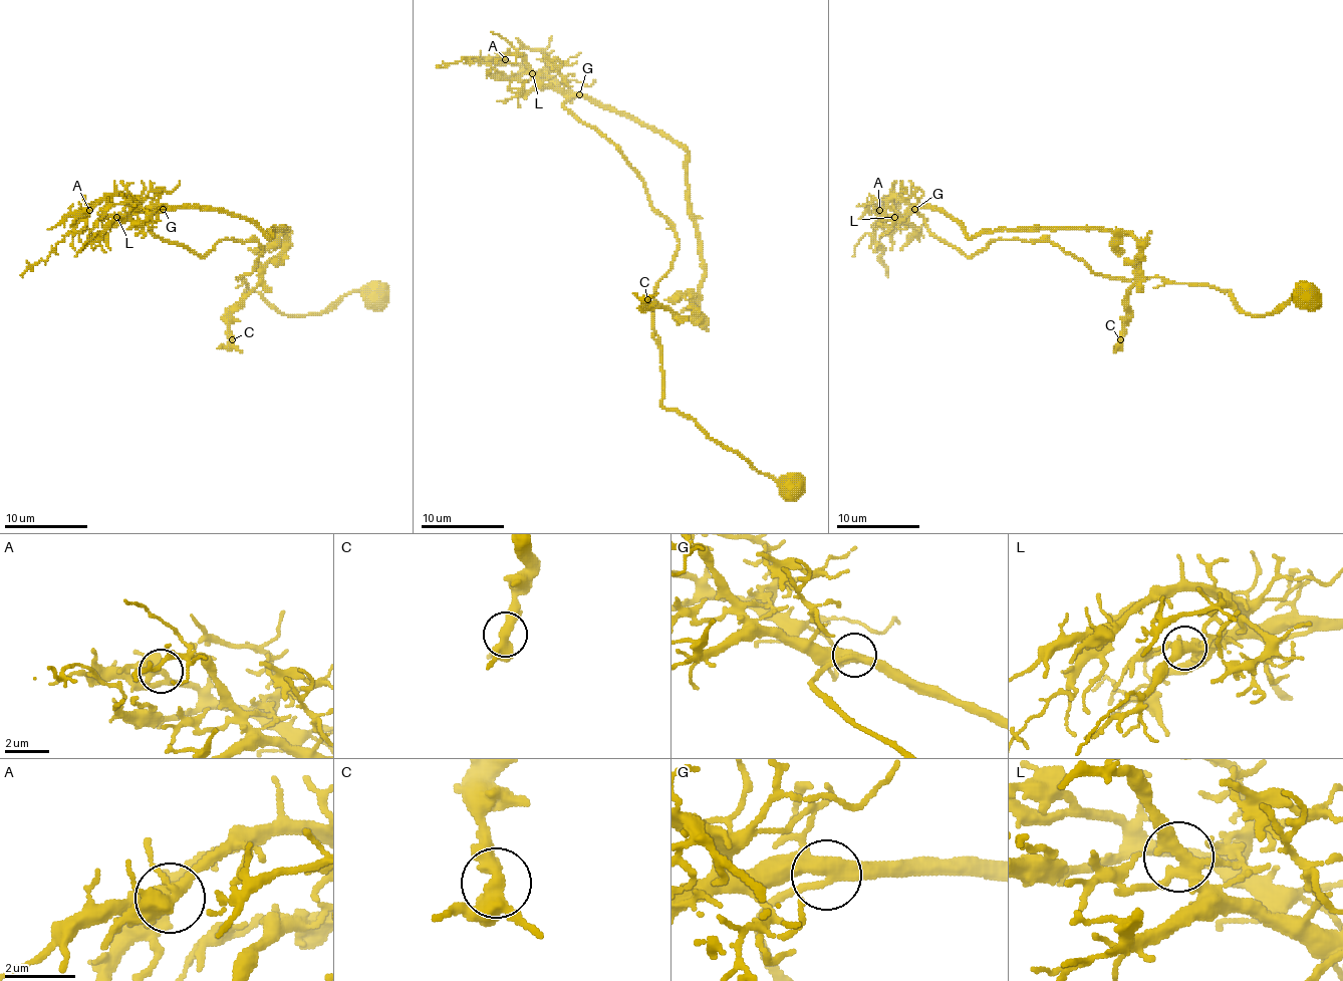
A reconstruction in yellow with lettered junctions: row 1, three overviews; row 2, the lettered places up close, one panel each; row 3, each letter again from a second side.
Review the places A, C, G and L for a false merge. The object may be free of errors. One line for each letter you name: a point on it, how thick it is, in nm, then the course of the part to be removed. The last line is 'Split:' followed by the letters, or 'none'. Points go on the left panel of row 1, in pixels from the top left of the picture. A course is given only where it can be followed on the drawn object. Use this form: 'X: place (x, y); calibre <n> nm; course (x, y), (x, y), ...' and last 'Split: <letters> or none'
Split: none

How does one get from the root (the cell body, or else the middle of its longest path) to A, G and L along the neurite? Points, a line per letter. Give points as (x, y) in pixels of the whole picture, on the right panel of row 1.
A: (1304, 298), (1248, 314), (1229, 292), (1103, 277), (1049, 242), (993, 239), (966, 256), (900, 198), (879, 210)
G: (1304, 298), (1248, 314), (1229, 292), (1103, 277), (1049, 242), (993, 239), (966, 256), (915, 208)
L: (1304, 298), (1248, 314), (1229, 292), (1103, 277), (1049, 242), (993, 239), (966, 256), (917, 210), (894, 217)

